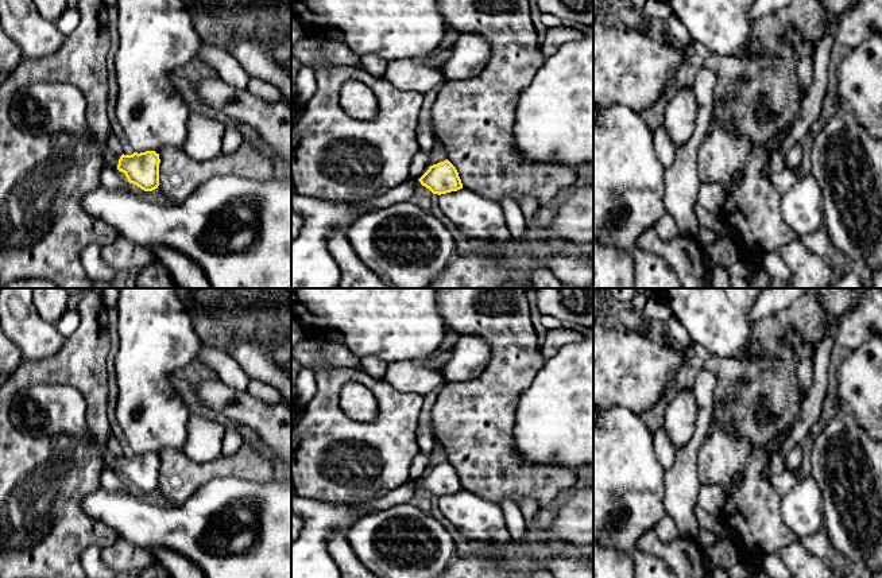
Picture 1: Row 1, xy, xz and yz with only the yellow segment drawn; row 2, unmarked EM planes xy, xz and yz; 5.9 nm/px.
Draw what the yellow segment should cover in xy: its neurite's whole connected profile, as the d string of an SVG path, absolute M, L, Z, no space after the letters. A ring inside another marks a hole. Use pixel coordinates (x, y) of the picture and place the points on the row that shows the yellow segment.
M108 146L101 151L105 166L125 174L129 183L144 191L152 191L159 186L159 154L155 151L134 152L117 156Z

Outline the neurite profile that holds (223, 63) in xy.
M201 43L197 58L208 65L223 81L235 88L247 89L251 77L229 53Z

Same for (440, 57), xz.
M452 49L437 50L432 55L425 57L413 57L411 59L419 65L430 66L430 67L441 67L449 58L452 57Z

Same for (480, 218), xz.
M465 187L438 195L438 206L465 236L494 253L510 253L512 237L500 202Z

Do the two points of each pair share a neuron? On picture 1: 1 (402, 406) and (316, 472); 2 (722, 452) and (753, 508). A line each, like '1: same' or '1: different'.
1: same
2: same

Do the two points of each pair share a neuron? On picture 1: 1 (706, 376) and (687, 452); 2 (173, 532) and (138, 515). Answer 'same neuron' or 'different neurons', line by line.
1: same neuron
2: same neuron

